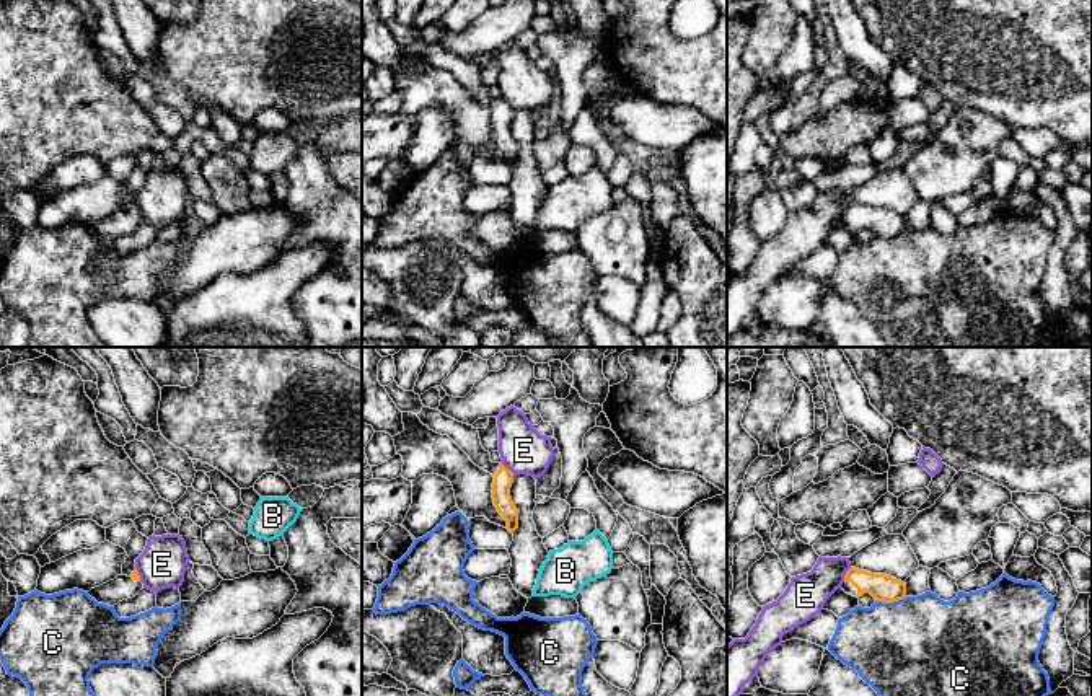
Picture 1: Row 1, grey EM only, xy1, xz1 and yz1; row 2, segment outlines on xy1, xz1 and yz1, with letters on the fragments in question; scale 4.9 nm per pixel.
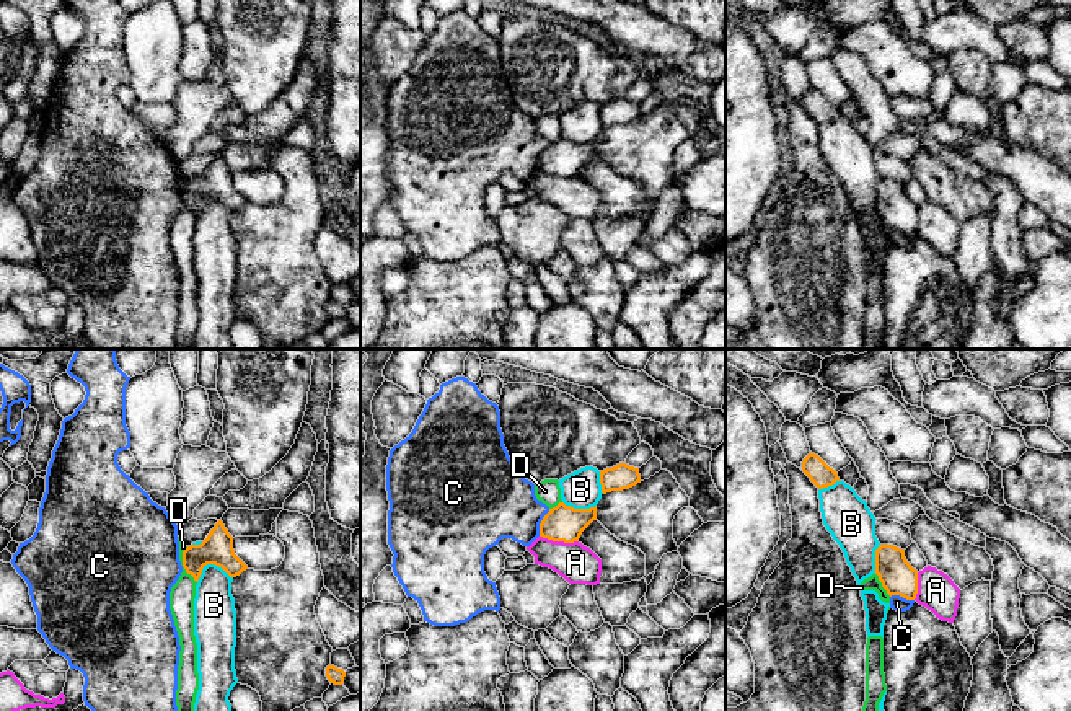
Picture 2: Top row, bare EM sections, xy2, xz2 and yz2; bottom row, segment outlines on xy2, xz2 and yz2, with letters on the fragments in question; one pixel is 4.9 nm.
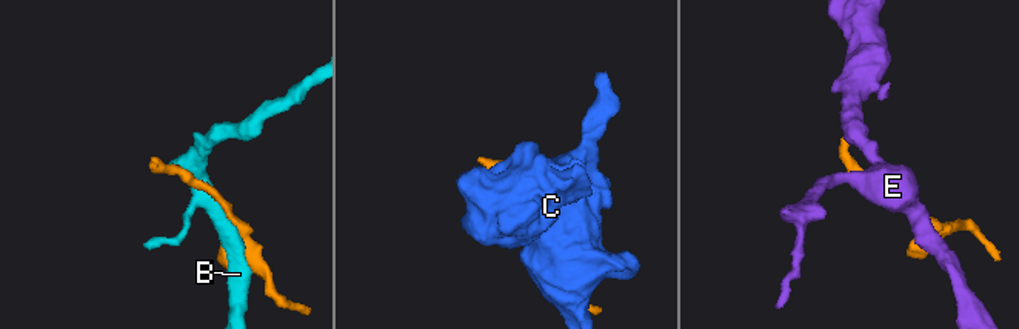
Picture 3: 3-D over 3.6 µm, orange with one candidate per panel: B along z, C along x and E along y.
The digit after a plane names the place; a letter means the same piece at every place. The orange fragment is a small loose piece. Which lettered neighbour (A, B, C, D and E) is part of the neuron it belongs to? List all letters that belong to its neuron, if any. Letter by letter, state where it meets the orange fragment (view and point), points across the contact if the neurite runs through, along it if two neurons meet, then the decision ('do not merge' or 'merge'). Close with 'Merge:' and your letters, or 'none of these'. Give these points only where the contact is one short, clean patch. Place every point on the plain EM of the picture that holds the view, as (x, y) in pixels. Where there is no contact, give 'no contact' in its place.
A: meets orange in xz2 at (559, 175); border along xz2 (540, 170), (550, 175), (577, 176); do not merge
B: meets orange in xy2 at (211, 198); do not merge
C: meets orange in yz1 at (890, 237); do not merge
D: meets orange in yz2 at (882, 219); border along yz2 (876, 207), (881, 220), (890, 230); do not merge
E: meets orange in xz1 at (506, 103); border along xz1 (501, 96), (514, 110); do not merge
Merge: none of these

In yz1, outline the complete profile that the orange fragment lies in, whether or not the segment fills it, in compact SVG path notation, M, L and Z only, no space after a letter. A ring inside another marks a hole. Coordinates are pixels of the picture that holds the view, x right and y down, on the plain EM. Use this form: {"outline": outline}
{"outline": "M851 202L846 210L841 223L852 230L862 231L864 228L870 228L875 236L893 238L906 233L906 218L896 215L885 209L872 209L867 205L859 205Z"}

